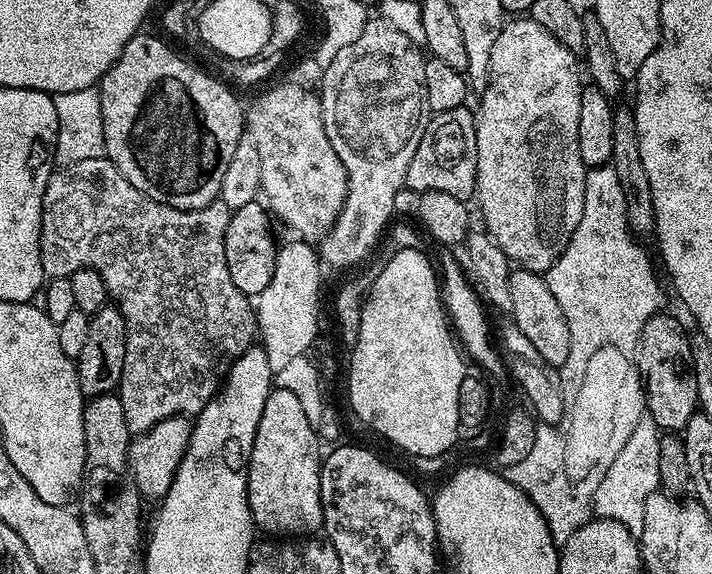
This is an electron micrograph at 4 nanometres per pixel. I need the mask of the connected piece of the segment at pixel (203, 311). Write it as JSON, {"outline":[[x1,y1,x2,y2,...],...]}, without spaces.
{"outline":[[90,158,89,161,78,162,69,168,61,168,53,171,46,186,44,205,42,206,42,222,40,223,40,257,42,258,42,270,45,277,57,276,70,277,74,270,79,268,93,268,102,274,102,282,106,282,106,290,109,297,120,309,124,325,126,326,126,362,122,366,122,378,118,395,122,402,122,410,126,414,126,426,129,433,139,434,149,432,158,422,162,422,171,416,183,416,195,418,220,391,222,378,227,376,228,367,233,364,248,348,253,347,257,339,257,316,254,311,253,301,230,279,230,270,226,266,226,226,230,209,218,198,204,208,194,210,182,210,174,206,166,206,162,202,154,202,142,190,130,186,126,178,107,158]]}

